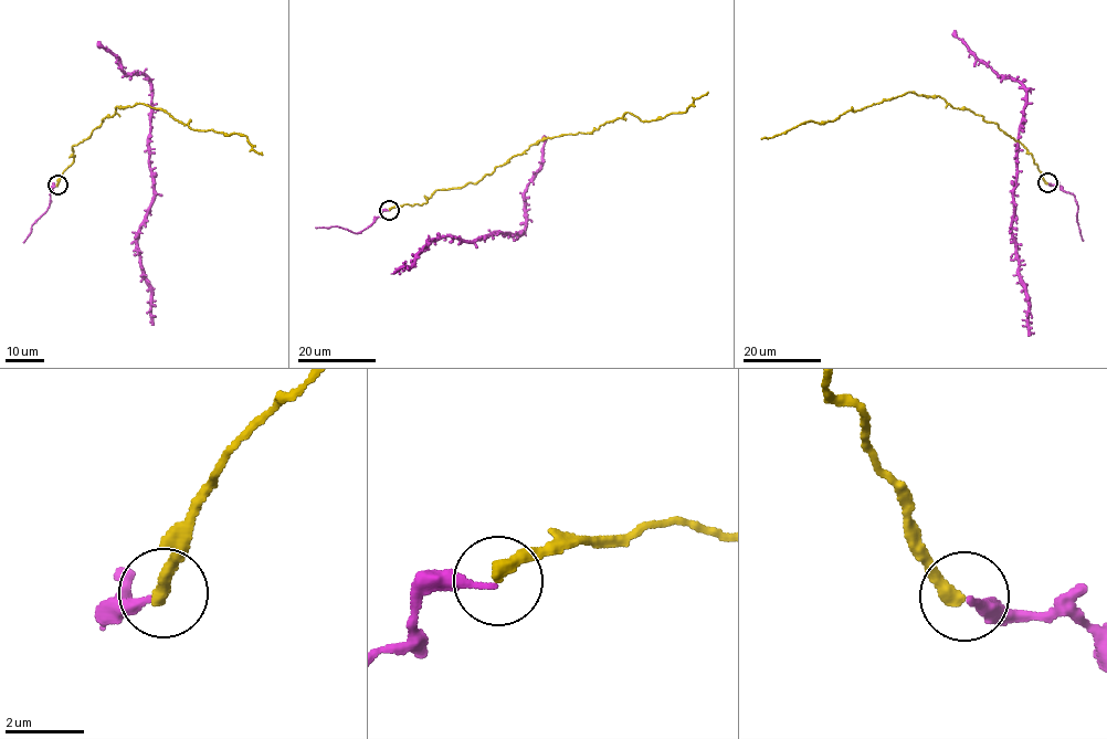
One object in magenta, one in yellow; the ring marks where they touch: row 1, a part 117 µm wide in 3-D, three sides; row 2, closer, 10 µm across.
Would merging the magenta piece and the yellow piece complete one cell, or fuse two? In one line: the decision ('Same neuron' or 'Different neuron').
Same neuron

